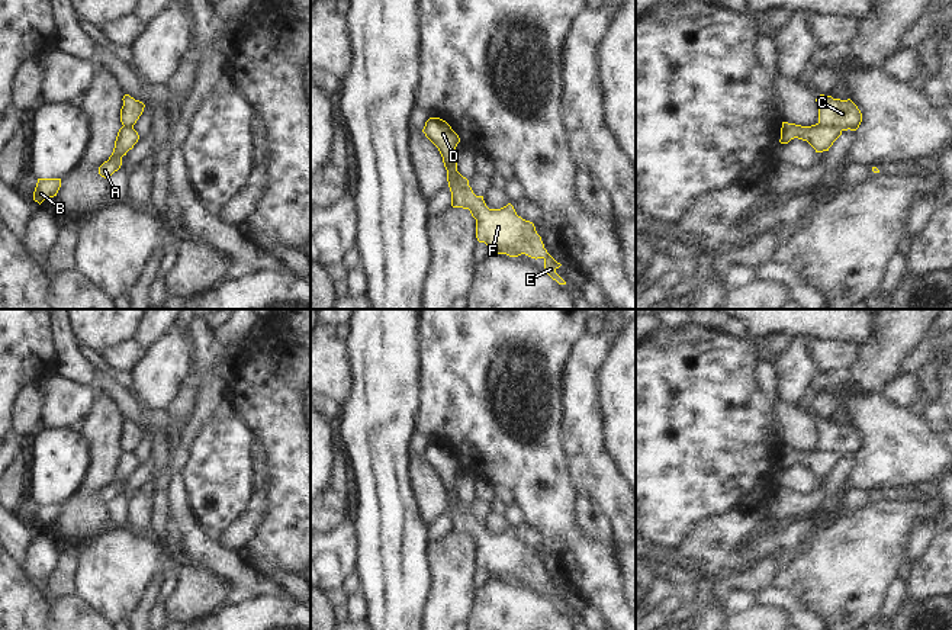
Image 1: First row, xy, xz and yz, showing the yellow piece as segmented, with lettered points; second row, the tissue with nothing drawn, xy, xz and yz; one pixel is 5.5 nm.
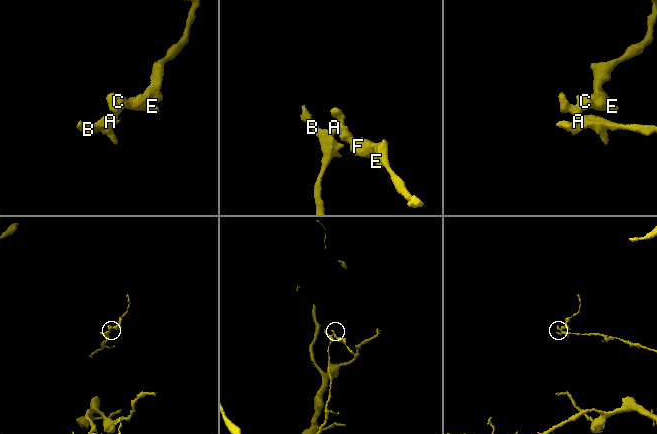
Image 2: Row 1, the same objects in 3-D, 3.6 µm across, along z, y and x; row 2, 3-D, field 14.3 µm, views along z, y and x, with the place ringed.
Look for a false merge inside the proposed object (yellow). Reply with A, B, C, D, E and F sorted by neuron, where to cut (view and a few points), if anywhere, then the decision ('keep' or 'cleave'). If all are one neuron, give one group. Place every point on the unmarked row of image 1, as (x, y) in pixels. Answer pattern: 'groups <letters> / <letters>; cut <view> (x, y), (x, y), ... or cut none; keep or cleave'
groups A B D / C E F; cut yz (819, 447), (842, 455); cleave

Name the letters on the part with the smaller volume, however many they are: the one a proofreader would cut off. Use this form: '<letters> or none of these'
C, E, F

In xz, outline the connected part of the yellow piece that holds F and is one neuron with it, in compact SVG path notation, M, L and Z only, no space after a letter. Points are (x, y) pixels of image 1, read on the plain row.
M470 511L450 512L451 531L469 534L476 544L476 563L485 568L489 576L518 582L543 584L547 600L559 610L566 607L556 598L562 591L544 573L541 562L533 547L517 540L508 528L501 534L489 534L483 521L476 521Z

